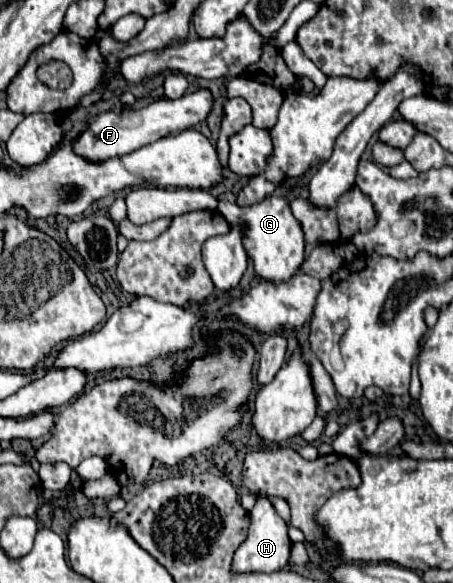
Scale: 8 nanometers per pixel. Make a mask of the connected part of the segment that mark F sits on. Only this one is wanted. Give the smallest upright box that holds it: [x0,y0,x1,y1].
[73,90,213,164]

